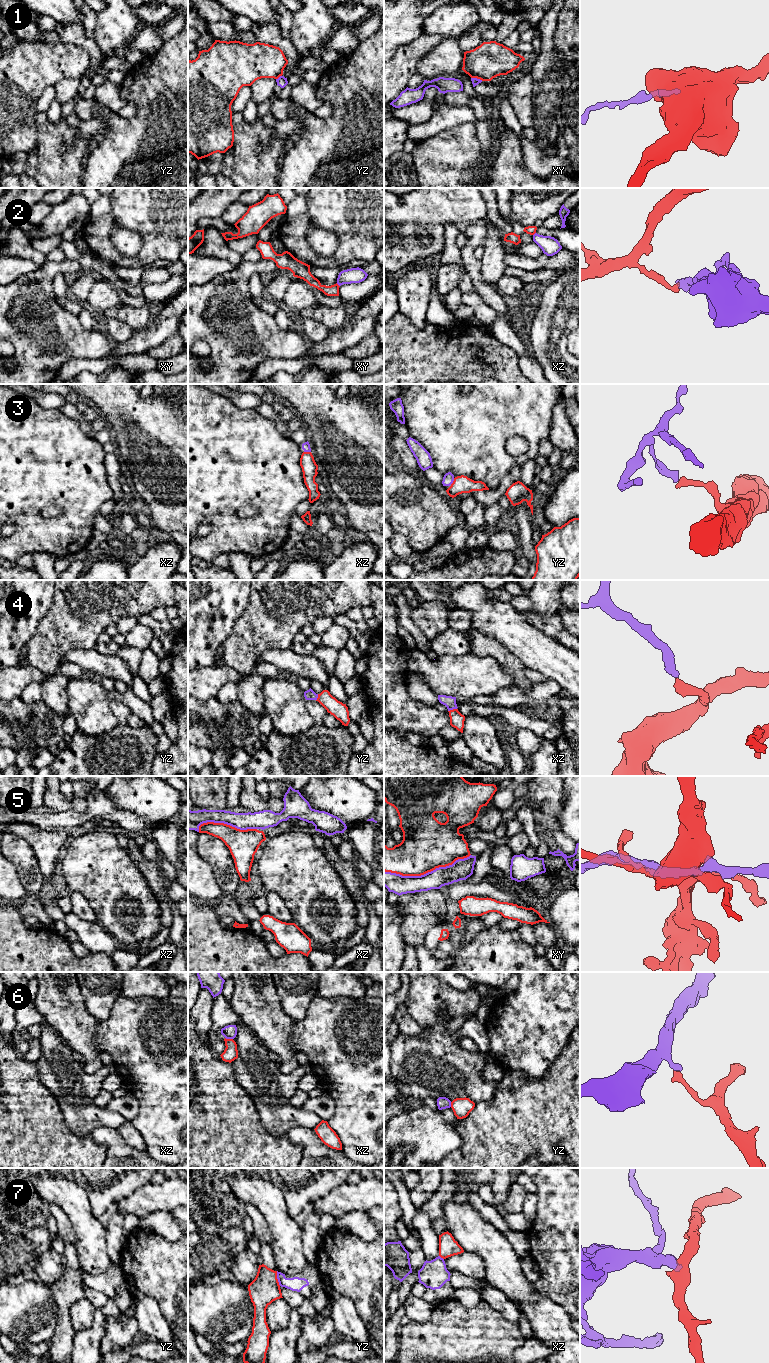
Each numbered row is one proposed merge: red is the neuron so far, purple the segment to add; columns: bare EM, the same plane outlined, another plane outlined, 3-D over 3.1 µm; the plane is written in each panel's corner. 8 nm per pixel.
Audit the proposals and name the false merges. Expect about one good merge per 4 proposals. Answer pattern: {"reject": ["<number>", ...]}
{"reject": ["1", "2", "3", "5", "6", "7"]}

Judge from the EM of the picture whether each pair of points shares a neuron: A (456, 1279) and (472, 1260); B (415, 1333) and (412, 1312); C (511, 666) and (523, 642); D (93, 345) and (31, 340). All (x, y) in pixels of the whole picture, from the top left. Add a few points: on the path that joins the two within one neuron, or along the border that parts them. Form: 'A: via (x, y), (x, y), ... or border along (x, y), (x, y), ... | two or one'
A: border along (451, 1273), (461, 1273), (474, 1279), (483, 1280) | two
B: border along (433, 1308), (432, 1314), (427, 1320), (411, 1321) | two
C: border along (498, 640), (526, 666) | two
D: via (78, 342), (71, 340), (46, 340) | one

